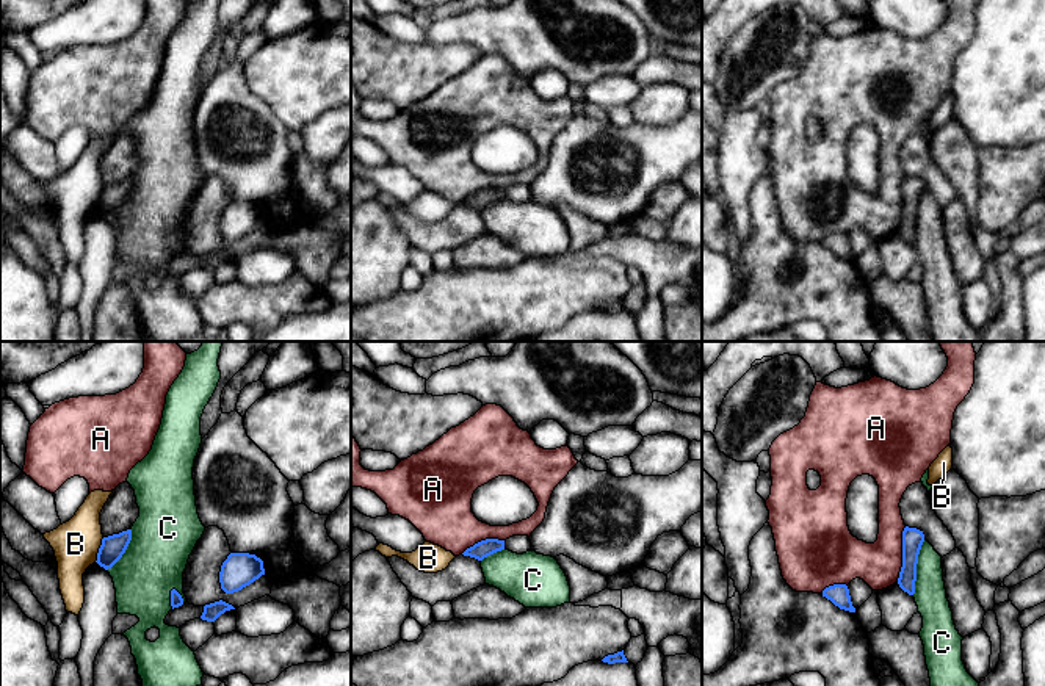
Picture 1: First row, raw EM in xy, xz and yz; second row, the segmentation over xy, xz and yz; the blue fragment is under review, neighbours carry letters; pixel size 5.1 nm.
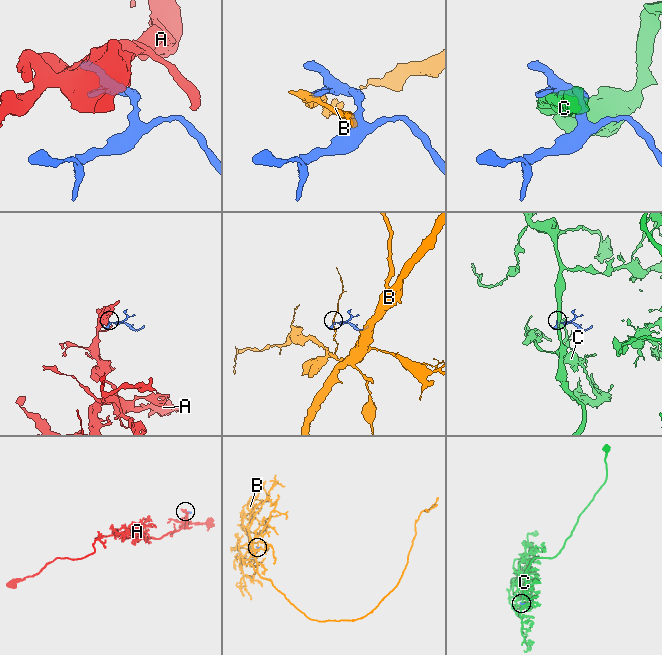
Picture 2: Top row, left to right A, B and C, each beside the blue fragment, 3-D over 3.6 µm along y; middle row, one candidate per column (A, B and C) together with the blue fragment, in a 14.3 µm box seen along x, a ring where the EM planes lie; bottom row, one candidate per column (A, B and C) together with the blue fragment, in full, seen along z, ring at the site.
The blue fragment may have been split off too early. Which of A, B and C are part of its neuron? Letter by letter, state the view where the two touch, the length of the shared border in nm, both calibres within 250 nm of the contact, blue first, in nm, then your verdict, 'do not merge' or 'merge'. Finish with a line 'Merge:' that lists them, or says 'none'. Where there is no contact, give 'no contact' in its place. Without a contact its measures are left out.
A: yz | 300 nm | 110/220 nm | do not merge
B: xy | 140 nm | 120/240 nm | do not merge
C: yz | 300 nm | 110/160 nm | do not merge
Merge: none

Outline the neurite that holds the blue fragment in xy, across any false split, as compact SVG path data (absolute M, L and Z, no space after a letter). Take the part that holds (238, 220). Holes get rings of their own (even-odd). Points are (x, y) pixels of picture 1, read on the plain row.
M230 202L221 215L219 232L226 243L233 243L265 224L263 210L249 202Z

